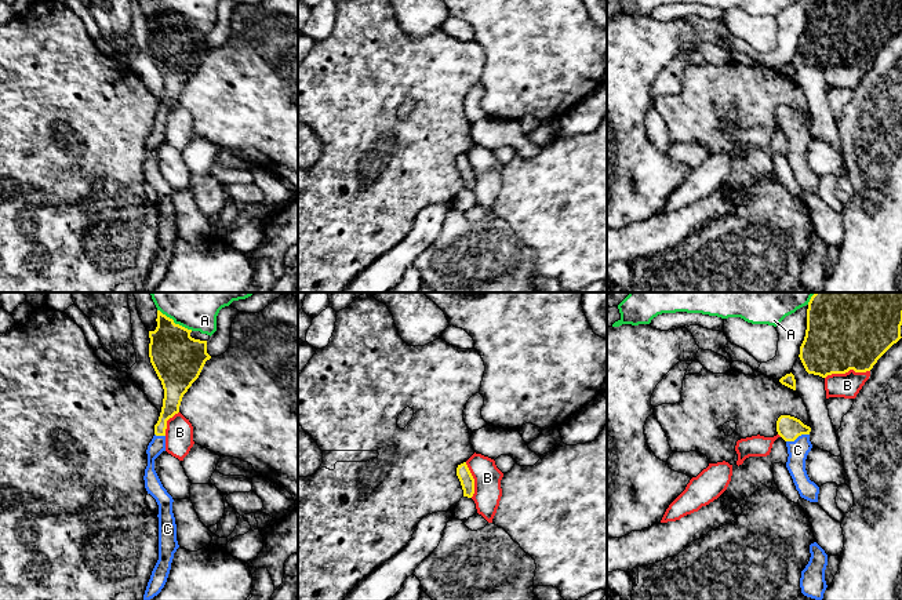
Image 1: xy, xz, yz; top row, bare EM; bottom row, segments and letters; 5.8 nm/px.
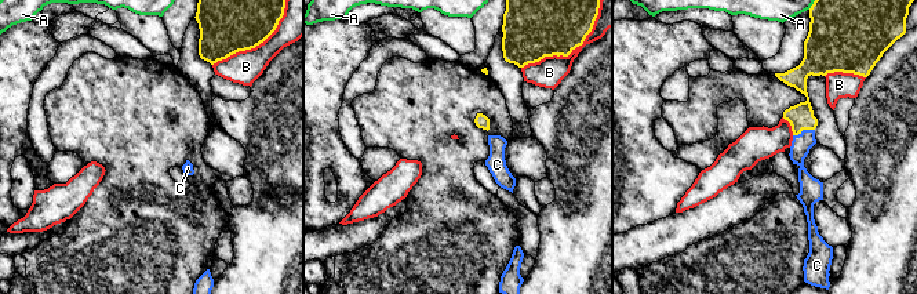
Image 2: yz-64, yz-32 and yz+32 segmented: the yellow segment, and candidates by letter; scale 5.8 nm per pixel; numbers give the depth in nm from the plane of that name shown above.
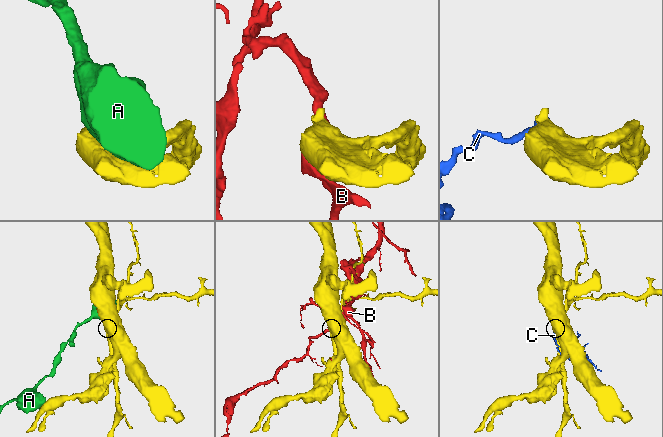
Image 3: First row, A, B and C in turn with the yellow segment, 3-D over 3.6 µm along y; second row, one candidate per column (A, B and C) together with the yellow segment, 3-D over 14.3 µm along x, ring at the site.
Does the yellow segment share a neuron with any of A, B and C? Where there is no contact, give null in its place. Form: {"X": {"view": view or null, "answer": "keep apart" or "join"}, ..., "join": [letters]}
{"A": {"view": "xy", "answer": "keep apart"}, "B": {"view": "yz", "answer": "keep apart"}, "C": {"view": "yz", "answer": "join"}, "join": ["C"]}

